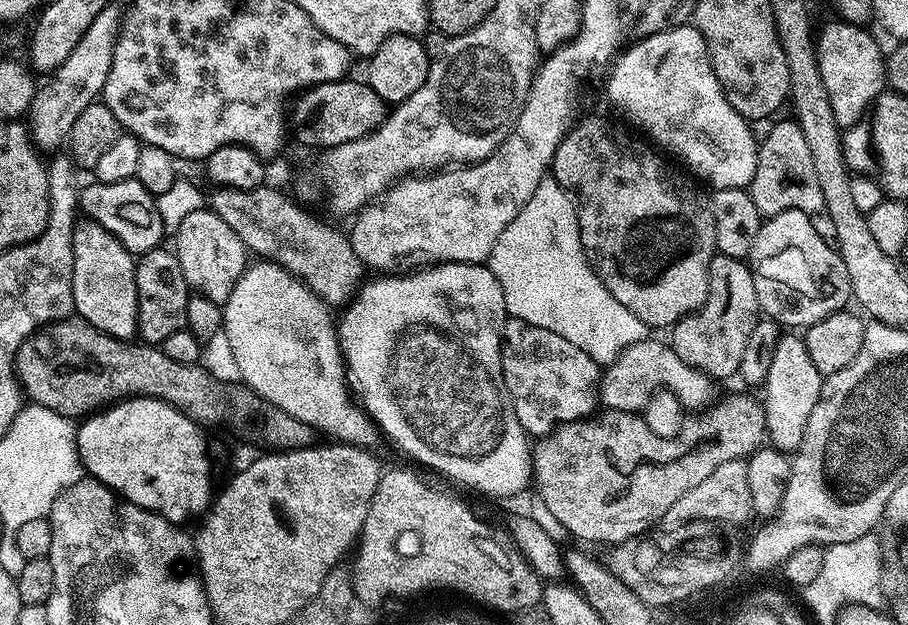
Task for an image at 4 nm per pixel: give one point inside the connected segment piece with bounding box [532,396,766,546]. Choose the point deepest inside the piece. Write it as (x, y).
(606, 482)

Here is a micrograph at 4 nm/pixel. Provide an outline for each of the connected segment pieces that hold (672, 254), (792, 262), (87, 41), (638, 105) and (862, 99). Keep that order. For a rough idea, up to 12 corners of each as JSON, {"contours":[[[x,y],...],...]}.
{"contours":[[[577,119],[550,176],[649,329],[706,302],[709,197],[629,129]],[[802,210],[767,217],[746,263],[789,329],[847,309],[850,274]],[[110,2],[30,109],[40,150],[63,145],[101,99],[120,37]],[[691,23],[625,47],[613,106],[709,189],[748,188],[758,136]],[[835,22],[818,42],[822,86],[842,130],[886,88],[885,49]]]}

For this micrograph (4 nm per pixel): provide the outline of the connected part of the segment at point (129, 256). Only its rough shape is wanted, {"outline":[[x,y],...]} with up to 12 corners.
{"outline":[[91,222],[74,234],[74,312],[137,335],[136,260]]}

